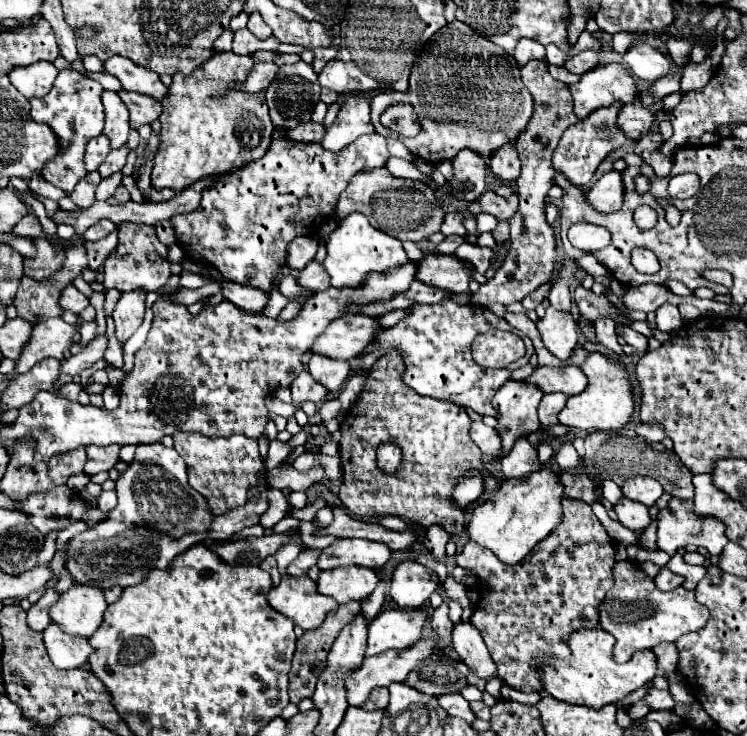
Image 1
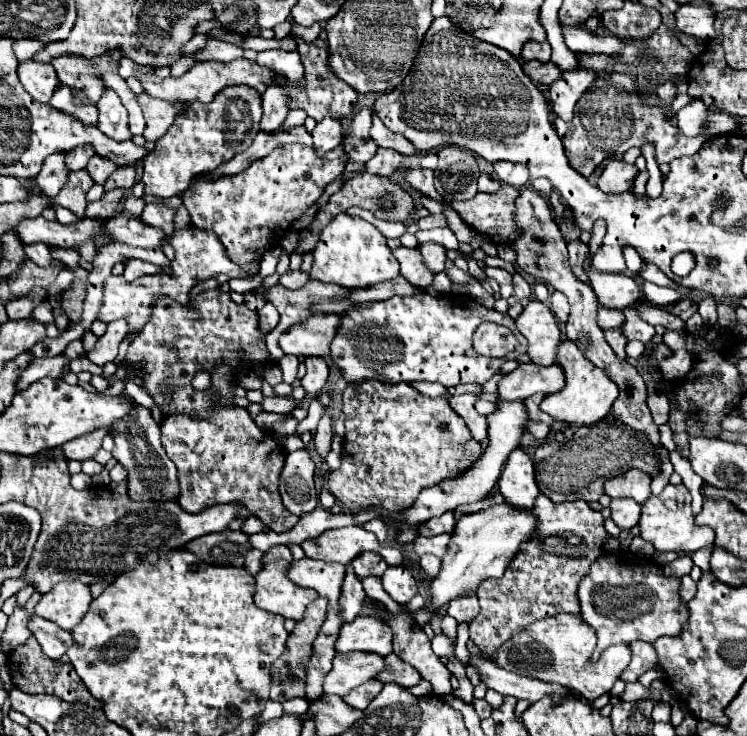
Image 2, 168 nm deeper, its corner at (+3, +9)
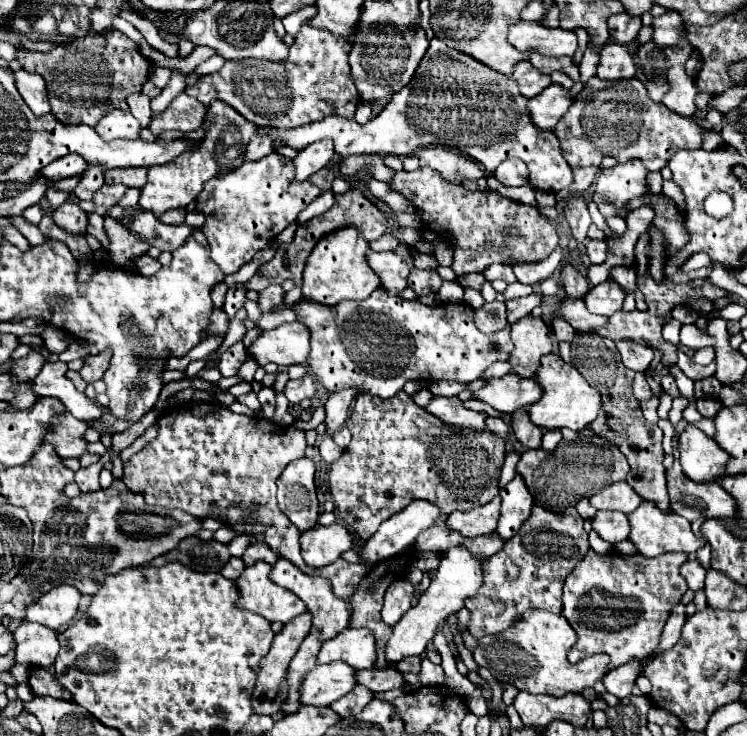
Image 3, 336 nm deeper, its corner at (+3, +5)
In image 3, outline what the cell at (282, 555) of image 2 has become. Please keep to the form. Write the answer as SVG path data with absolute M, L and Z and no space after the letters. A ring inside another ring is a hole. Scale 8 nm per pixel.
M256 539L250 541L250 547L242 555L242 561L246 565L254 565L256 561L266 561L266 563L274 565L276 559L278 559L278 555L272 549L266 549L266 545L262 541L256 541Z

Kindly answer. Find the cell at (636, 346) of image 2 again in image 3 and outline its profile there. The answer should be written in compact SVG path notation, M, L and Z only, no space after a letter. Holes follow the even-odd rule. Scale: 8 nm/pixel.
M692 425L680 435L678 451L684 475L694 481L716 481L726 469L728 453Z

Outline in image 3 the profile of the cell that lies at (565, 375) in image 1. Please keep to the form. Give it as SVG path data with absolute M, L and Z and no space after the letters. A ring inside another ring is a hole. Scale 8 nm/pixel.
M508 373L500 379L488 379L488 383L480 391L472 391L472 397L488 403L500 413L514 413L516 409L530 407L538 401L542 389L534 379L522 379L514 373Z

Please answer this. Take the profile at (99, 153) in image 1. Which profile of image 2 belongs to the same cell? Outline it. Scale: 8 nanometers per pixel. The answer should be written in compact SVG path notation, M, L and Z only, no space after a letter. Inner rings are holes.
M82 145L82 147L74 149L74 151L68 151L68 155L66 155L66 165L68 165L70 171L84 169L84 167L88 165L88 161L90 161L92 155L94 155L92 145Z

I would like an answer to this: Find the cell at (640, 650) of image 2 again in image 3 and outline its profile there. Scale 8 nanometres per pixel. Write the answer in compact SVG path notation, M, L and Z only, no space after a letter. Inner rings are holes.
M630 661L630 665L622 665L622 667L614 669L614 671L610 671L610 673L602 679L606 691L612 693L612 695L618 697L618 699L630 695L632 687L634 687L634 681L636 681L636 677L640 675L640 663L642 663L642 661Z

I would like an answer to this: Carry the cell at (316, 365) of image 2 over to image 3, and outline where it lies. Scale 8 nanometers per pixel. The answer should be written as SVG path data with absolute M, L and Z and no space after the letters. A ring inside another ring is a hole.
M310 375L298 379L298 381L288 381L288 385L284 387L284 395L288 397L288 401L292 405L298 405L302 399L314 397L316 387L314 387L314 379Z

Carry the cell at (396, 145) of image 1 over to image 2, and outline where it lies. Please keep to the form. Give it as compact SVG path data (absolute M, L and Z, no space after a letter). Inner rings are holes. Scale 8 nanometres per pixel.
M326 117L316 125L316 129L312 131L312 137L314 137L314 149L318 157L322 157L326 151L336 149L342 143L342 129L344 127L340 119L334 119L334 117Z

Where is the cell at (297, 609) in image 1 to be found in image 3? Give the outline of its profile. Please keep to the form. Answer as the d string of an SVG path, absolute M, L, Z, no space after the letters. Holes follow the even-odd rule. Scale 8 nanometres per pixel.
M256 561L254 565L246 567L242 575L234 581L240 593L236 605L240 609L262 615L270 623L272 621L288 623L300 613L304 613L304 605L288 589L274 585L268 579L268 573L270 565L266 565L264 561Z

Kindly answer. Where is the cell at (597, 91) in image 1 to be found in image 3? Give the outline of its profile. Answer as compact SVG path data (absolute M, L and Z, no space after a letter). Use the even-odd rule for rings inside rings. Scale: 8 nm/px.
M548 85L542 93L538 93L538 97L528 101L528 115L538 129L554 129L554 125L562 119L570 105L572 99L566 89L558 85Z

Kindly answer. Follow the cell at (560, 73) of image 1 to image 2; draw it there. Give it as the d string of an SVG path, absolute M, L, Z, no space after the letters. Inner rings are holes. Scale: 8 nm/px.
M528 61L524 63L524 71L526 75L534 81L534 83L554 83L558 77L562 77L562 69L558 65L554 65L552 61L542 63L542 61Z

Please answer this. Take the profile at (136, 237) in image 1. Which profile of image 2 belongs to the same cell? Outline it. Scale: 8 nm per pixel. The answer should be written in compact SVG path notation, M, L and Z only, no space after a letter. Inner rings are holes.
M148 204L145 206L140 216L146 225L150 225L150 227L158 227L158 229L162 229L162 231L164 231L166 239L162 241L162 245L160 245L160 247L164 247L164 245L168 245L168 243L170 243L170 237L174 233L175 212L175 208L169 208L165 205Z

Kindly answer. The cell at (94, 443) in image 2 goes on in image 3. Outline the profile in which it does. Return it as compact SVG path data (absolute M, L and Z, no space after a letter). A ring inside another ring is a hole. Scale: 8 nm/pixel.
M66 411L50 421L50 429L48 429L44 441L50 443L62 459L80 457L82 453L86 453L86 445L88 445L84 441L86 429L88 429L88 423L72 417Z

